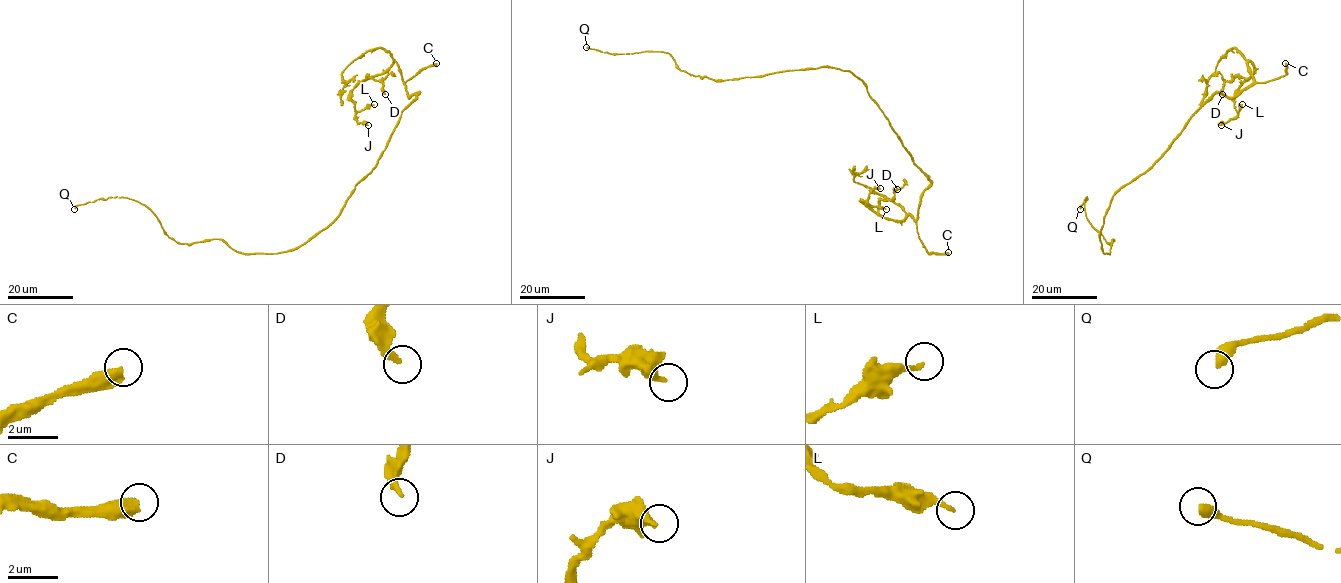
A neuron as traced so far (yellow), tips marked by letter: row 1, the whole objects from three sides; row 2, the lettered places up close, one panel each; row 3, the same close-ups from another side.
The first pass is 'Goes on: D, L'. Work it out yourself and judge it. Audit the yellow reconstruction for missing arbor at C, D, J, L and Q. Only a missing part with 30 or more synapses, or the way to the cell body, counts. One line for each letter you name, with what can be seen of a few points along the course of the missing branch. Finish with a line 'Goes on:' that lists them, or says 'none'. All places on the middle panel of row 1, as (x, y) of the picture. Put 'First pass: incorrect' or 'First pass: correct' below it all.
C: Course of what is missing: (948, 252), (971, 252), (996, 244), (1016, 191), (1011, 199)
Goes on: C, D
First pass: incorrect

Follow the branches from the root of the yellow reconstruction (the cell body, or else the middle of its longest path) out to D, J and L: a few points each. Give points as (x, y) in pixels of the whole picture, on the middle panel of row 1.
D: (863, 82), (930, 182), (915, 219), (907, 215), (893, 220), (879, 214), (879, 201), (897, 189)
J: (863, 82), (930, 182), (915, 219), (888, 219), (870, 210), (863, 202), (880, 188)
L: (863, 82), (913, 163), (930, 182), (915, 219), (911, 215), (888, 219), (863, 202), (886, 209)

